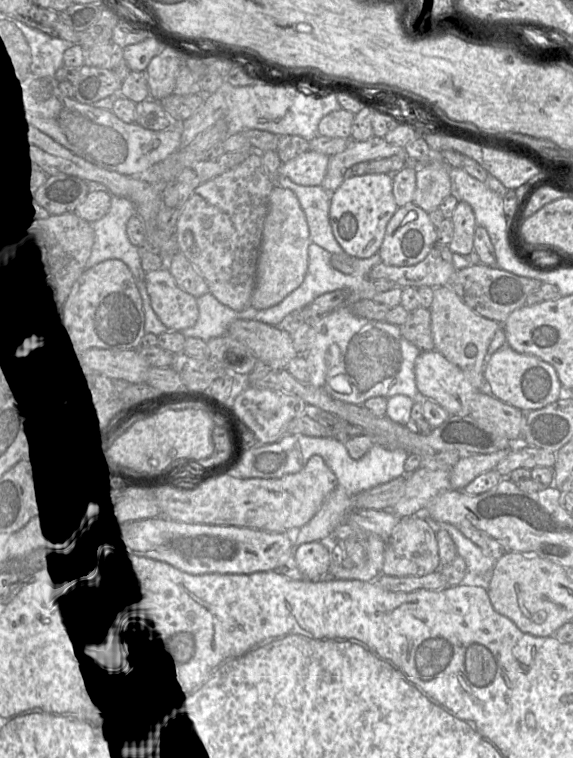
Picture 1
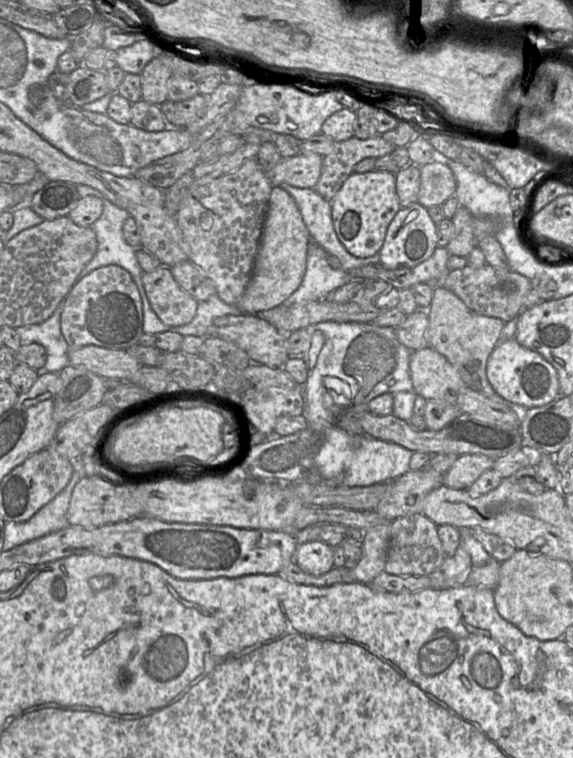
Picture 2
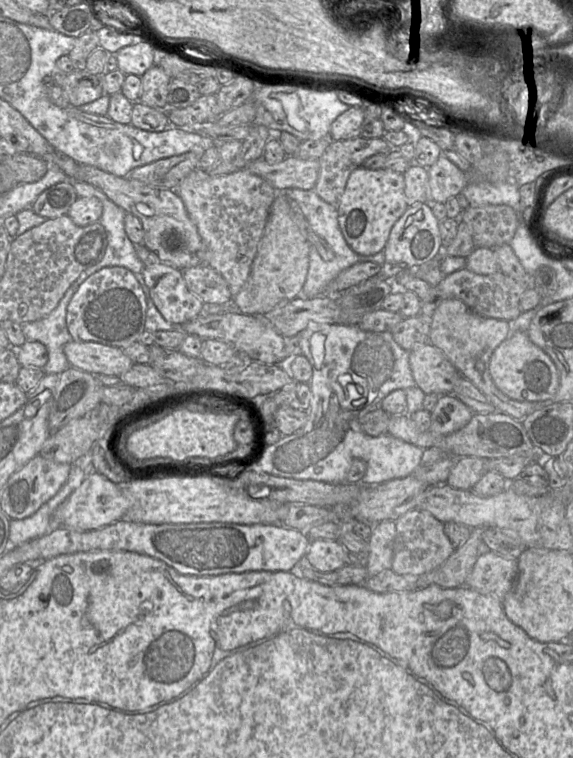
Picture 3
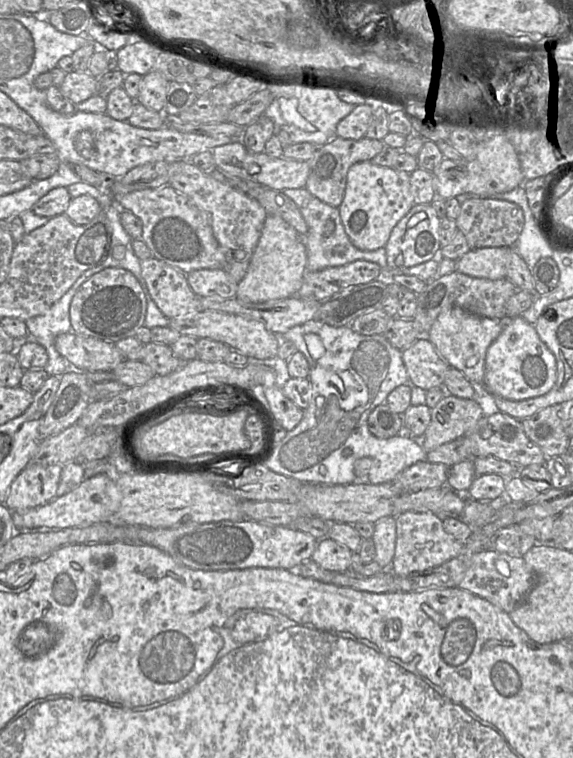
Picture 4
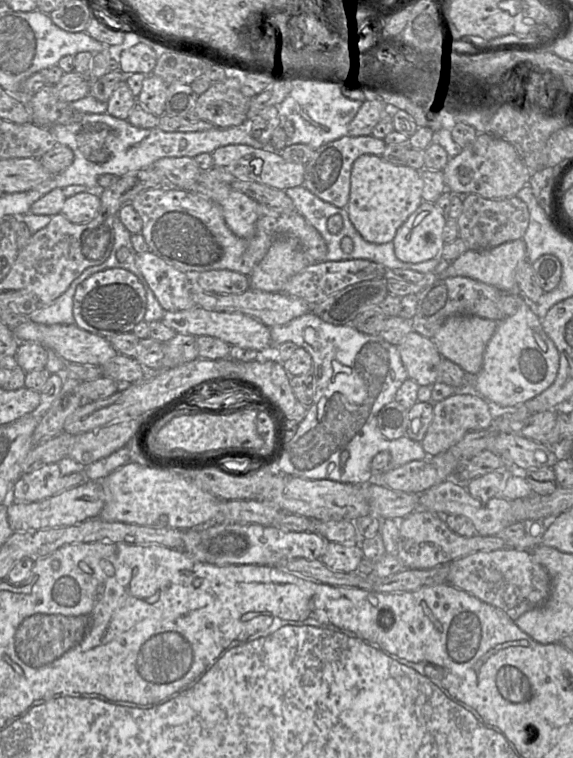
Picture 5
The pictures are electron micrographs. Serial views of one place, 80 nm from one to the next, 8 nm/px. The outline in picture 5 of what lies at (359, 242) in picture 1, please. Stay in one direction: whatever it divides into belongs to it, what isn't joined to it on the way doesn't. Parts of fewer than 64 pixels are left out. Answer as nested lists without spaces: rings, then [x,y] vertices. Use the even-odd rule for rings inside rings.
[[[362,155],[352,166],[350,196],[346,207],[349,219],[367,242],[391,242],[399,227],[423,202],[422,191],[421,171],[391,164],[381,156]]]

